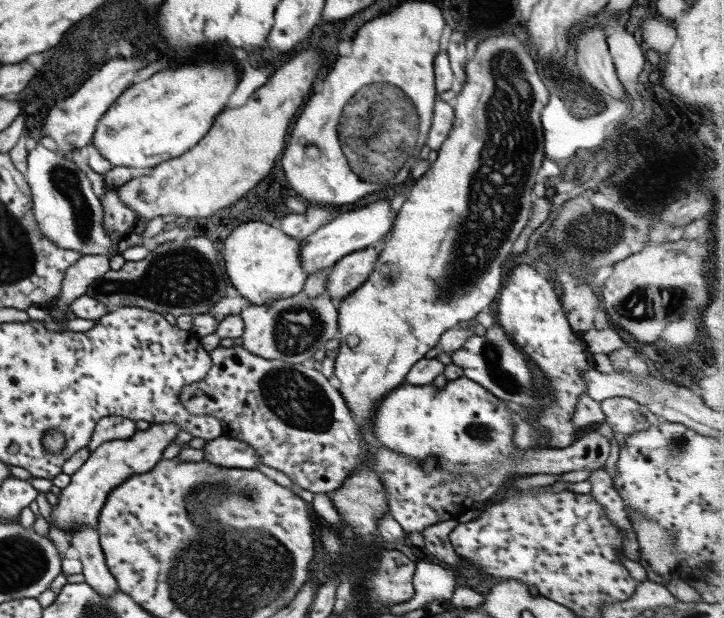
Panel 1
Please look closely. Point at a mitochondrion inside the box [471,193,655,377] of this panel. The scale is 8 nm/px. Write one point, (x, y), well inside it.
(588, 234)

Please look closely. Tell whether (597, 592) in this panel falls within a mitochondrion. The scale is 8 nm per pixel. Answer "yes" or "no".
no

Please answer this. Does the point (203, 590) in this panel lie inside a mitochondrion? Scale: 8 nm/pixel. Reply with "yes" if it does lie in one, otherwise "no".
yes

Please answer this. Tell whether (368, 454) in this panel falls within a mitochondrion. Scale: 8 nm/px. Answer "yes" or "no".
no

